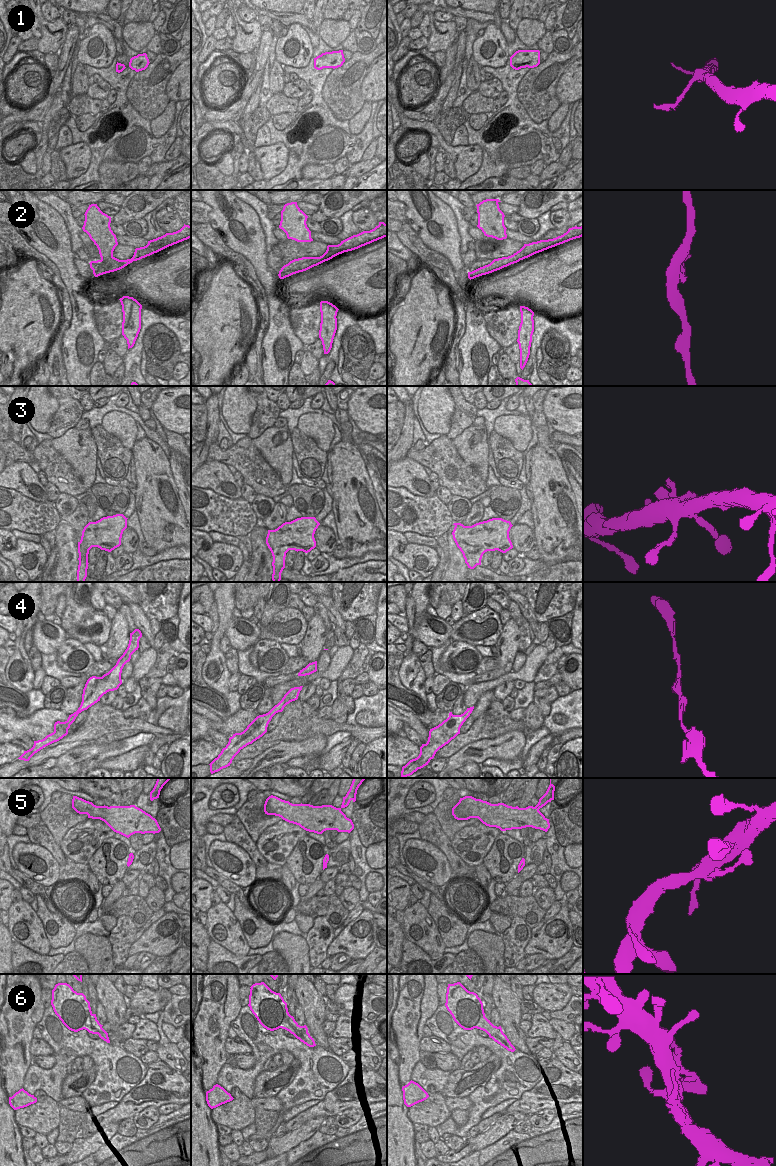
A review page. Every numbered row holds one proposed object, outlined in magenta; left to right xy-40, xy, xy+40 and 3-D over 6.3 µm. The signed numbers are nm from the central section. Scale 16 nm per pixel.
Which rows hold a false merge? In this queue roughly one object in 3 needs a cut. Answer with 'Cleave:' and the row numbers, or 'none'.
Cleave: 2

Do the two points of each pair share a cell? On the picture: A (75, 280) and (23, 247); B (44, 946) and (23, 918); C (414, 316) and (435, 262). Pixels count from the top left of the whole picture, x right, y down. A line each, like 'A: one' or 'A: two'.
A: two
B: one
C: two

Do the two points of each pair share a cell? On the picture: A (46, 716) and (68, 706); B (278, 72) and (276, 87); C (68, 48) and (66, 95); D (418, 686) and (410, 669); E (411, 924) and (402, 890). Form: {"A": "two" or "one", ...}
{"A": "two", "B": "one", "C": "two", "D": "one", "E": "two"}

